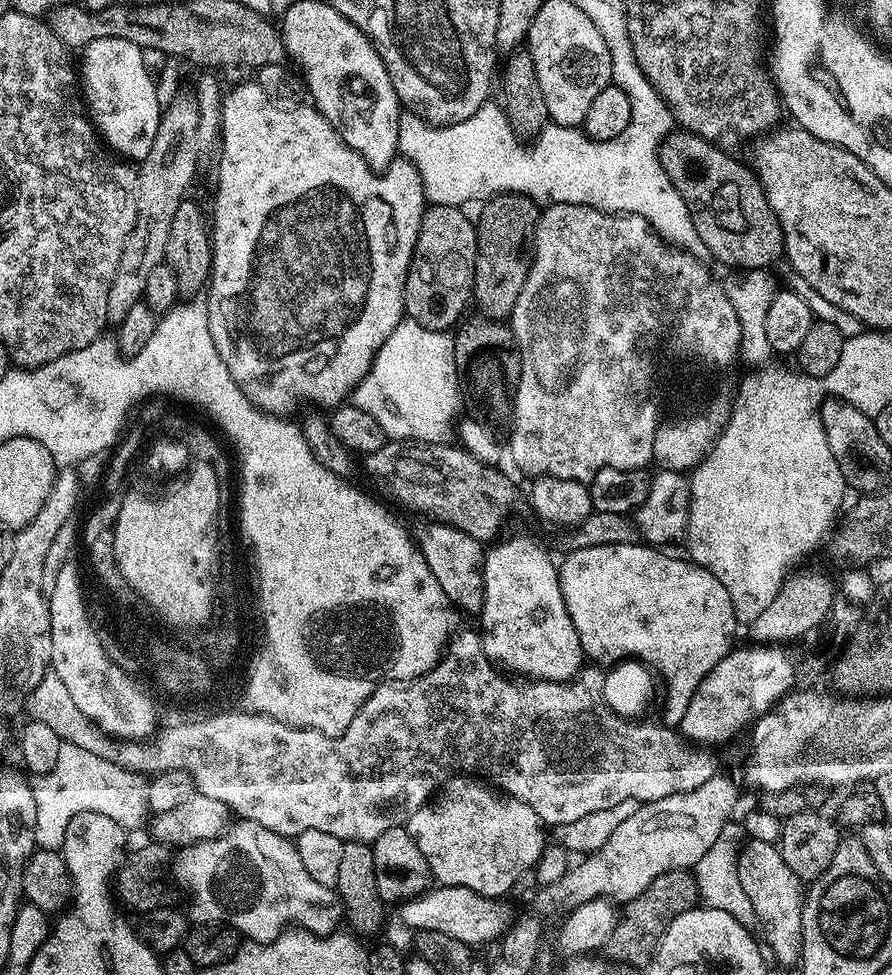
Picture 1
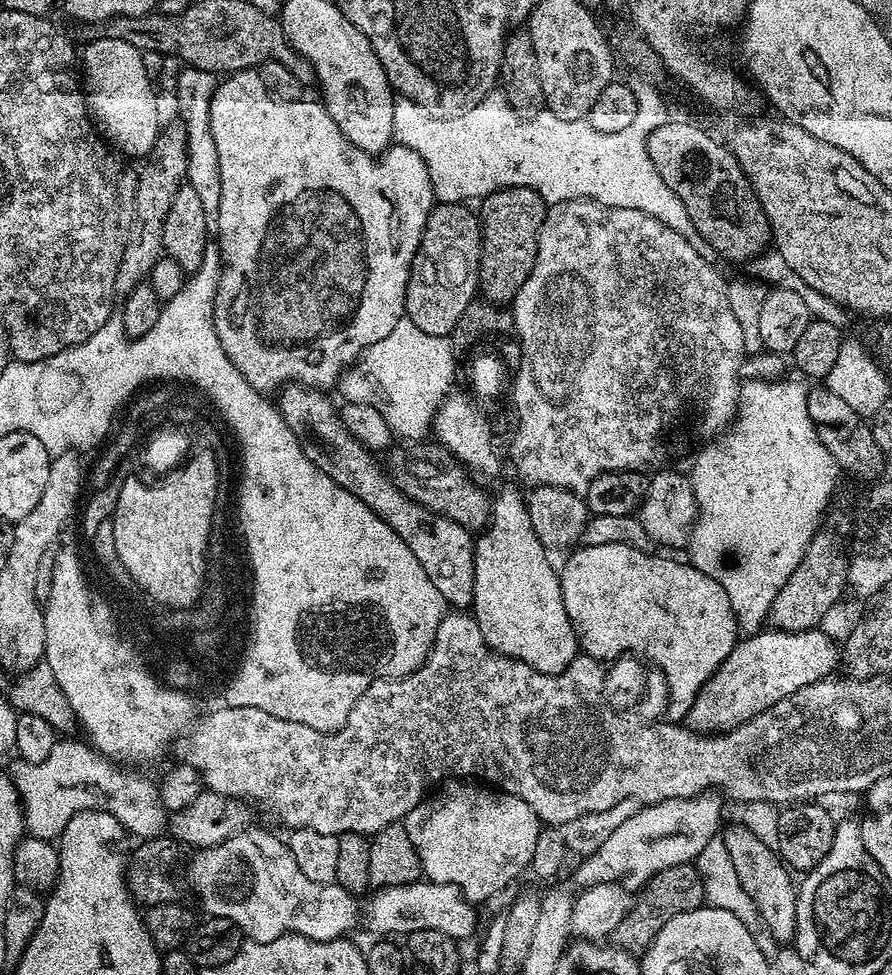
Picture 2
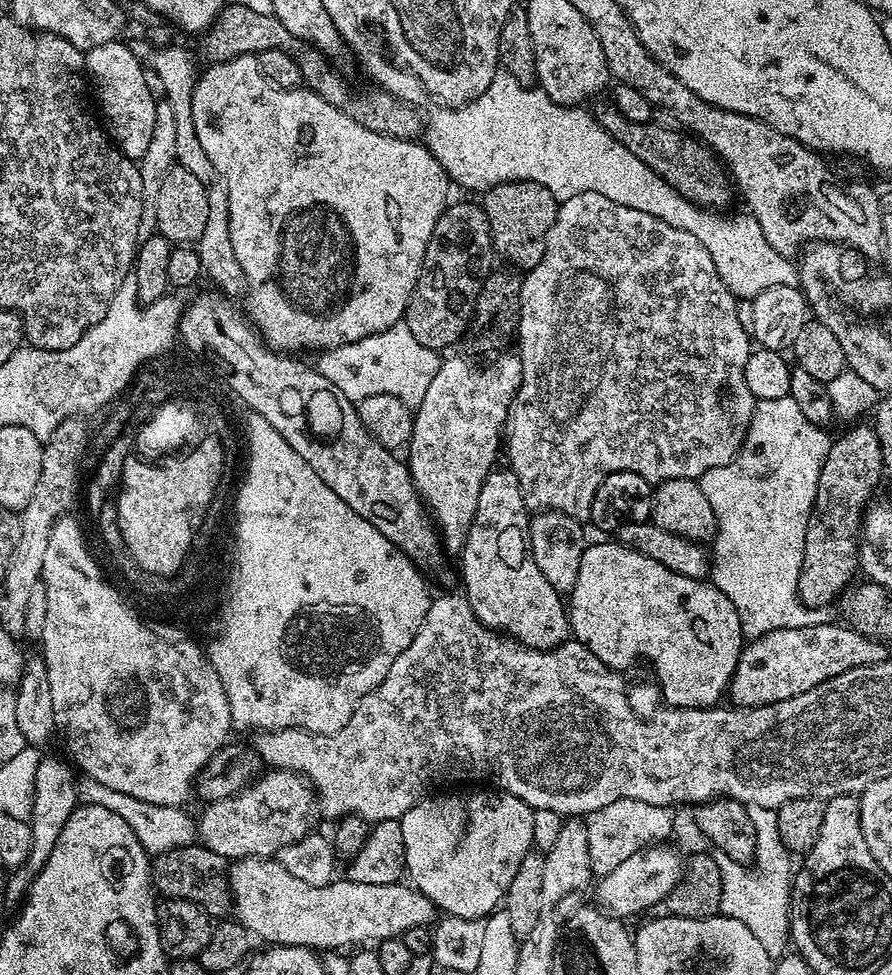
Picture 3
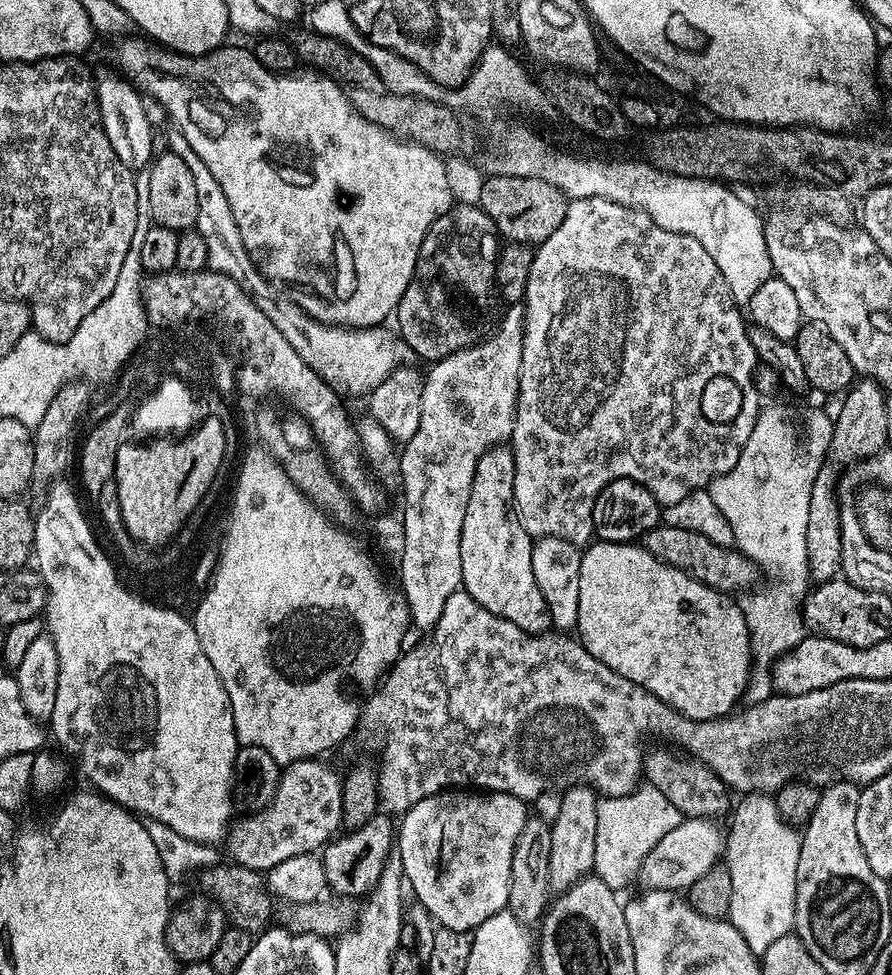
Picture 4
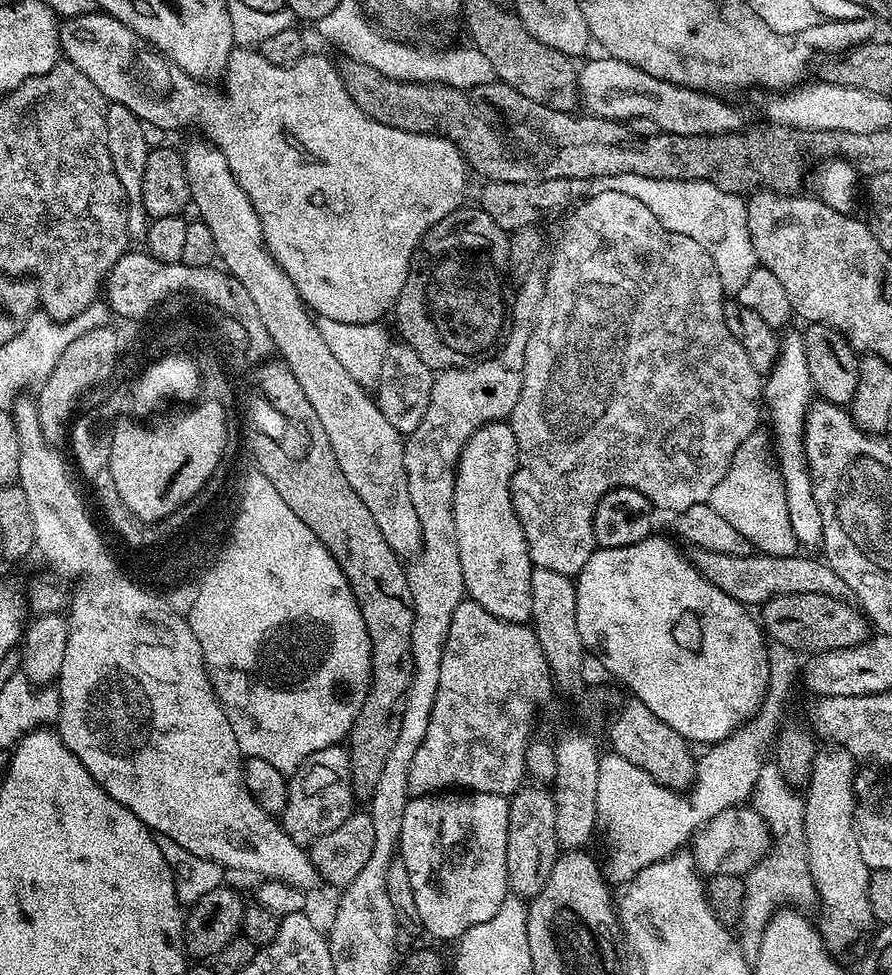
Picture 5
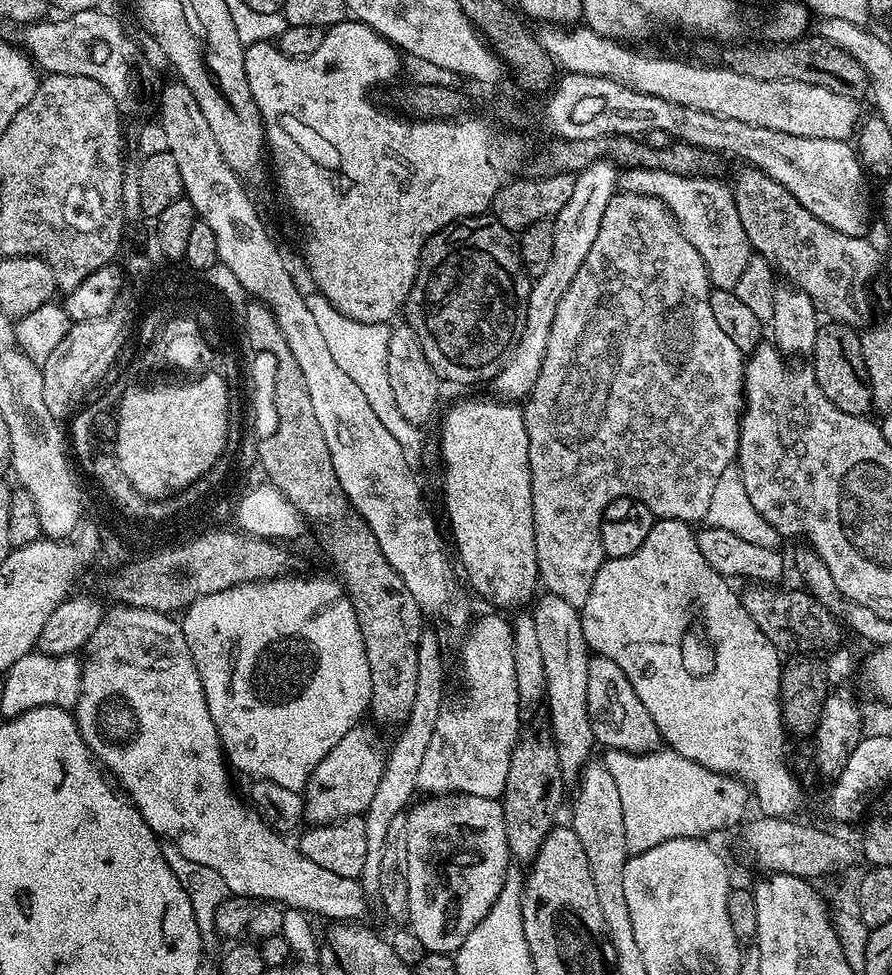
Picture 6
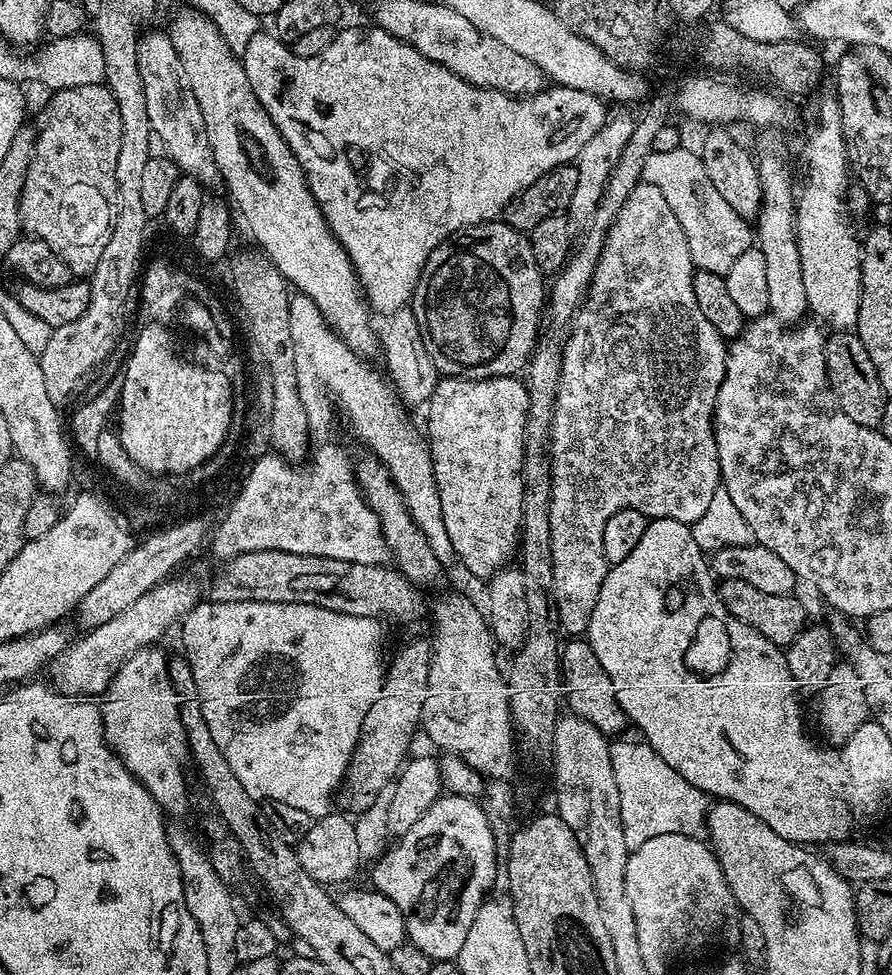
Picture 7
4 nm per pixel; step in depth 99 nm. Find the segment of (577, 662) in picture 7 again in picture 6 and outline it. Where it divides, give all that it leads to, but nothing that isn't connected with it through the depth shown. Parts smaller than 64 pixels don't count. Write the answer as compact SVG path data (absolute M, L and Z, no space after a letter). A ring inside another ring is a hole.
M595 654L588 657L586 710L590 714L593 741L604 744L605 749L655 752L661 747L660 731L654 726L654 718L650 718L650 710L642 706L642 698L634 694L634 686L630 686L626 674L622 674L622 669L610 662L610 658Z

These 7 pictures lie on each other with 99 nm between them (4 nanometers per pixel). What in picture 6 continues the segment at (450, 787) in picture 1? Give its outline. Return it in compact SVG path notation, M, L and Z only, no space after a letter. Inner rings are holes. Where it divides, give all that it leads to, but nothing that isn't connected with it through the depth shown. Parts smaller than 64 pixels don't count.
M436 794L431 798L424 798L424 801L418 804L411 809L408 826L409 841L414 842L414 859L408 870L408 920L425 952L454 954L460 949L467 935L486 918L487 912L502 890L510 861L504 806L500 800L459 794Z

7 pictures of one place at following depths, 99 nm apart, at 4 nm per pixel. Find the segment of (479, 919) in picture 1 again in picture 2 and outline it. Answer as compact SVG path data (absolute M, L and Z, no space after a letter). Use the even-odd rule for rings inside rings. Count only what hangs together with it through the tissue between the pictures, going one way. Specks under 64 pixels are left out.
M421 878L415 884L379 889L375 895L368 904L368 924L380 932L376 934L400 938L414 930L439 930L457 942L472 936L473 905L452 884L435 884L433 880Z

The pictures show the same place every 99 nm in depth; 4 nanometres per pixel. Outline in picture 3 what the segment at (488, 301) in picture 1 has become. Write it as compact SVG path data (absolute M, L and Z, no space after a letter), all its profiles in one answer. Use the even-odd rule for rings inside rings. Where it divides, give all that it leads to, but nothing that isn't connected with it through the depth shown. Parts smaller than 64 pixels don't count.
M508 180L483 193L482 207L490 226L493 253L516 270L538 266L546 250L548 228L556 221L558 201L554 194L546 186L538 186L538 182Z

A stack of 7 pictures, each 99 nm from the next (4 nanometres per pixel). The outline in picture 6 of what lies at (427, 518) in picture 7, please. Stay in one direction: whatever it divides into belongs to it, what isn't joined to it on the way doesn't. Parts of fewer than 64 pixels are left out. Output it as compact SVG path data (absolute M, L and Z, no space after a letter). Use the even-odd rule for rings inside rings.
M319 294L309 295L307 301L310 314L314 314L314 322L318 325L318 330L322 333L334 362L338 362L339 368L358 386L358 390L366 394L366 402L370 404L370 410L374 410L378 422L382 422L382 426L390 430L390 434L404 451L406 462L415 465L416 459L424 452L424 436L417 425L406 422L406 418L402 418L402 413L394 403L390 374L386 374L386 346L390 346L392 328L388 324L358 322L342 314L326 297Z

